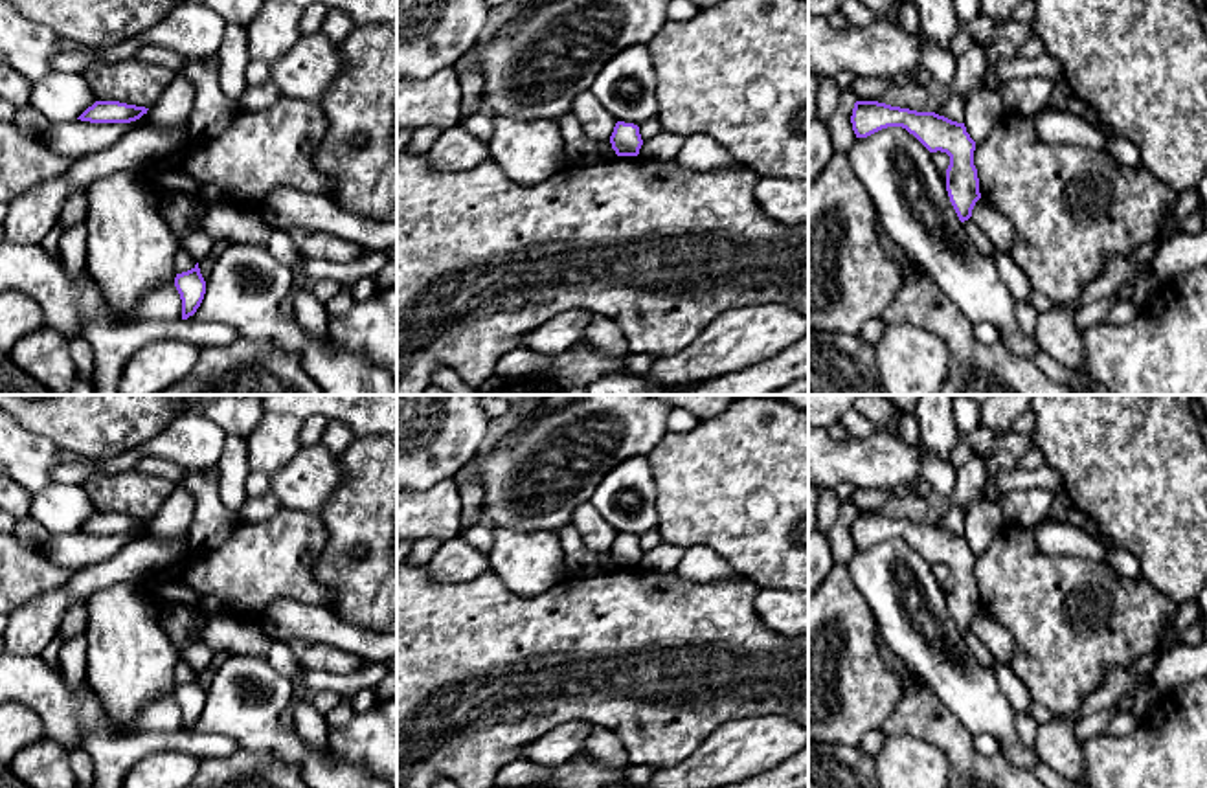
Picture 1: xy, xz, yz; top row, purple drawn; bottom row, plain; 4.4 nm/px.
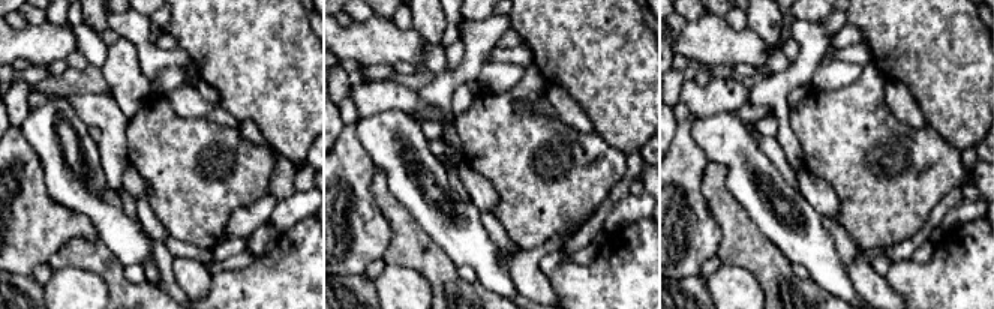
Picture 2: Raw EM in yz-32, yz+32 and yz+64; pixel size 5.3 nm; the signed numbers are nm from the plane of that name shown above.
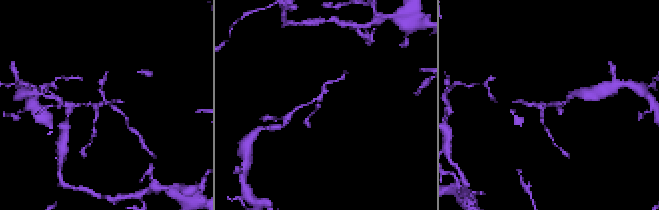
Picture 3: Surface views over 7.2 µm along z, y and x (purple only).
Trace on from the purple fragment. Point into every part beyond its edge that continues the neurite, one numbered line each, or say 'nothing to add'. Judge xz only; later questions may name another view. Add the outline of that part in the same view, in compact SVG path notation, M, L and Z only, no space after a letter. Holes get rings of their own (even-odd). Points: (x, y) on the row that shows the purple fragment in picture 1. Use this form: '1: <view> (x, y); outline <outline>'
nothing to add

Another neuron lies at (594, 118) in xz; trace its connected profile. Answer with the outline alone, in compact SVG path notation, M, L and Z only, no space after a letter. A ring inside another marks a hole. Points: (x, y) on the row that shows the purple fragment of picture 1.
M586 90L573 99L571 114L577 118L582 130L597 141L608 141L617 123L592 90Z

